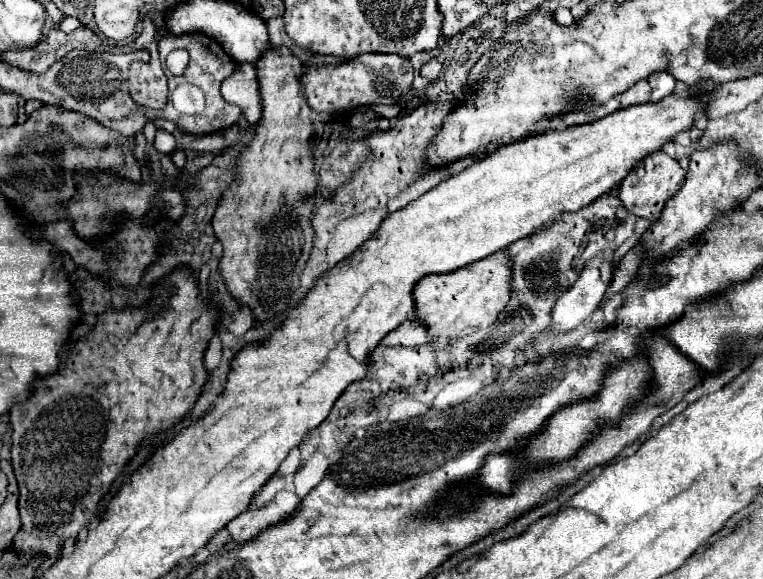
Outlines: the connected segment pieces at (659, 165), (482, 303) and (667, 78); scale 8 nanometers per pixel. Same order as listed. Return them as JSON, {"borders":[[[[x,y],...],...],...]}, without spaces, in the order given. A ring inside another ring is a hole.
{"borders":[[[[660,150],[660,152],[654,152],[646,158],[642,158],[640,164],[636,164],[632,168],[632,172],[622,180],[618,196],[630,212],[634,212],[640,218],[648,218],[648,220],[654,222],[654,220],[660,218],[666,200],[682,188],[684,178],[686,178],[686,170],[678,164],[678,160],[670,158],[666,152]]],[[[502,250],[488,256],[486,260],[472,262],[454,272],[424,276],[414,288],[416,320],[428,326],[428,334],[432,338],[460,338],[470,334],[472,328],[492,326],[510,300],[510,270],[510,256]]],[[[654,72],[648,76],[648,82],[652,86],[652,102],[660,102],[664,96],[670,96],[676,86],[676,80],[668,72]]]]}

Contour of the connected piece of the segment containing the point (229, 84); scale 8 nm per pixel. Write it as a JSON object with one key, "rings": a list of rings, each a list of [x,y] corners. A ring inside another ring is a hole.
{"rings":[[[236,64],[234,74],[222,82],[222,98],[240,106],[242,116],[250,126],[256,124],[262,112],[256,68],[252,64]]]}

